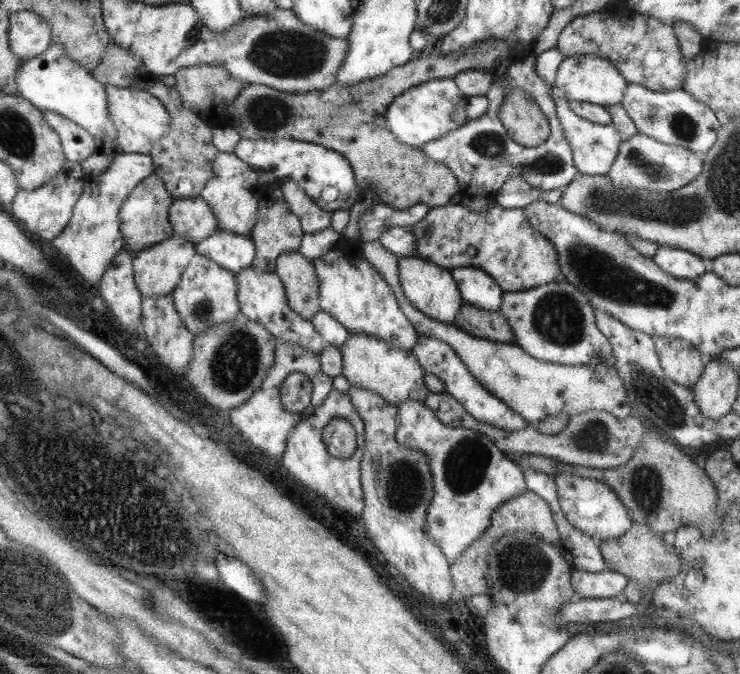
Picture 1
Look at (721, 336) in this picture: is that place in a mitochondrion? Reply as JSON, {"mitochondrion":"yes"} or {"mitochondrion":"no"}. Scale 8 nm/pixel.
{"mitochondrion":"no"}

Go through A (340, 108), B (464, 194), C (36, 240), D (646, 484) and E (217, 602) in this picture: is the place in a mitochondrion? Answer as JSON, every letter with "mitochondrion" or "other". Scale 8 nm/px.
{"A":"mitochondrion","B":"other","C":"other","D":"mitochondrion","E":"other"}

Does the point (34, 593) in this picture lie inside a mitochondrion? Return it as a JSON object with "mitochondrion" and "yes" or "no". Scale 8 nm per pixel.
{"mitochondrion":"yes"}

